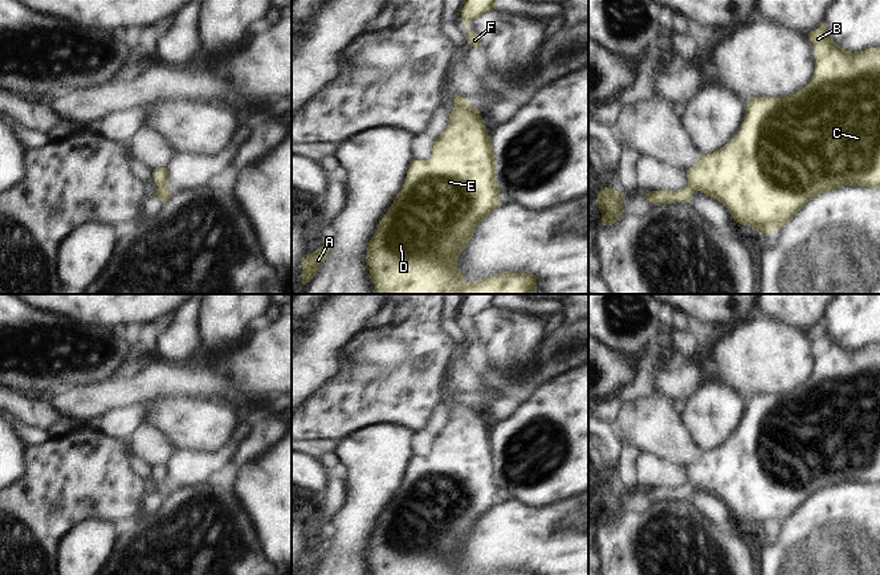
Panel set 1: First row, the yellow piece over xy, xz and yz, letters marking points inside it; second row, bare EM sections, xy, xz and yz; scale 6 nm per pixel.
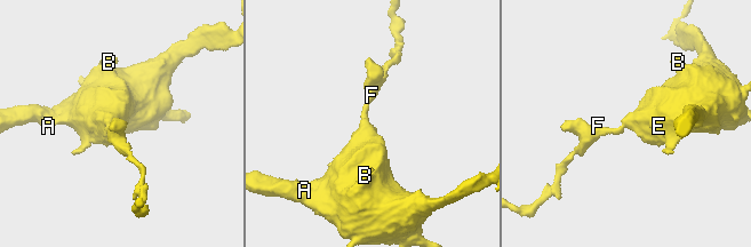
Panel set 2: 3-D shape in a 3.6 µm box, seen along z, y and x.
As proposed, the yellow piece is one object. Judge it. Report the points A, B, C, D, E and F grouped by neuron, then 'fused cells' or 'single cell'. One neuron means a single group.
A B C D E F; single cell

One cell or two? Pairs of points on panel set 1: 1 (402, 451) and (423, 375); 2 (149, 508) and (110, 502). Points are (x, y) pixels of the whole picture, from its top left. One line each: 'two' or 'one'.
1: two
2: two

